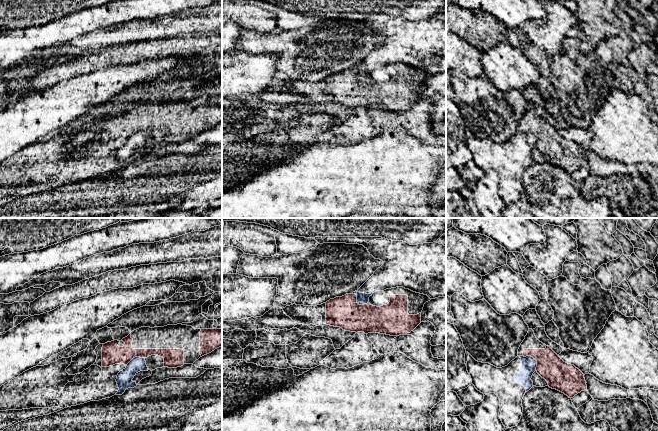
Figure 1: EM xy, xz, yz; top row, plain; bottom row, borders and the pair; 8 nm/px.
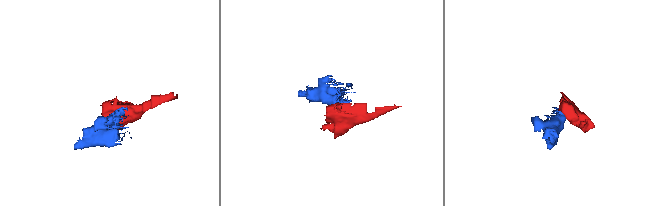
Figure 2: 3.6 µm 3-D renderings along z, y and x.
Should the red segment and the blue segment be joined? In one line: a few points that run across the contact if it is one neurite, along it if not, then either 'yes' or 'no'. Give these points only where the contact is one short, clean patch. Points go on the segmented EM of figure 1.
yz (523, 355), (530, 356), (536, 361), (536, 370) | no

